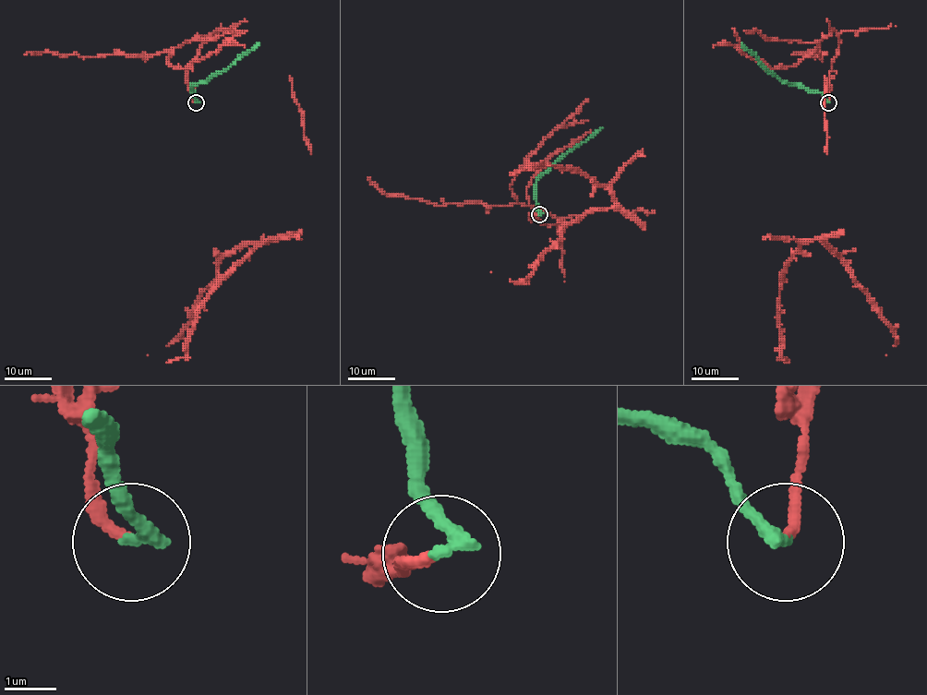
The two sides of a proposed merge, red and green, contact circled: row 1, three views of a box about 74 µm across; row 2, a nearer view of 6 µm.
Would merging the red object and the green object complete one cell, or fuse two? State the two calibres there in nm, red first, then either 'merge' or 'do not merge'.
220 nm thick on the red side, 280 nm on the other; do not merge

